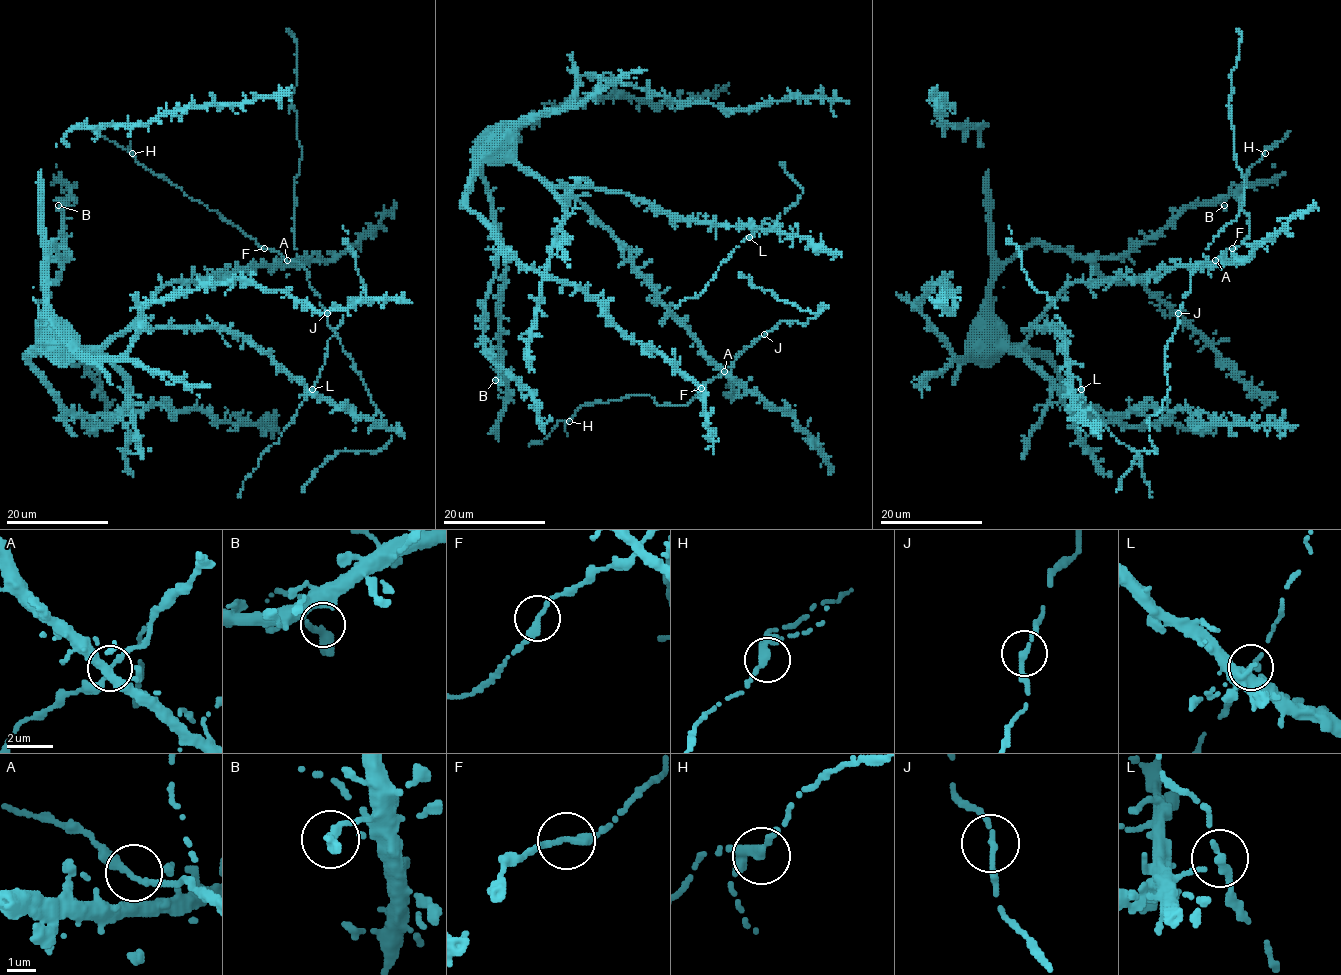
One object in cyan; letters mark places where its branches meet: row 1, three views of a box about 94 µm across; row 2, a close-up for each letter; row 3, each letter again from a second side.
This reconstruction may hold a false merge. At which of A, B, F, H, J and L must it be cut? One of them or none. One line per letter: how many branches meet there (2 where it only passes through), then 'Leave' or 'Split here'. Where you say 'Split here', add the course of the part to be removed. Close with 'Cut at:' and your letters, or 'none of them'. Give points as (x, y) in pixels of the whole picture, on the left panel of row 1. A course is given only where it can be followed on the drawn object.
A: Branches: 3. Leave
B: Branches: 2. Leave
F: Branches: 2. Leave
H: Branches: 3. Leave
J: Branches: 2. Leave
L: Branches: 3. Leave
Cut at: none of them

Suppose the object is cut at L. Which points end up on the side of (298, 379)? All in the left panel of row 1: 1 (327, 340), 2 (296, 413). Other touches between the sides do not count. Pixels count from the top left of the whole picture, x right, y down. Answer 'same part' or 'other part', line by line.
1: other part
2: other part

